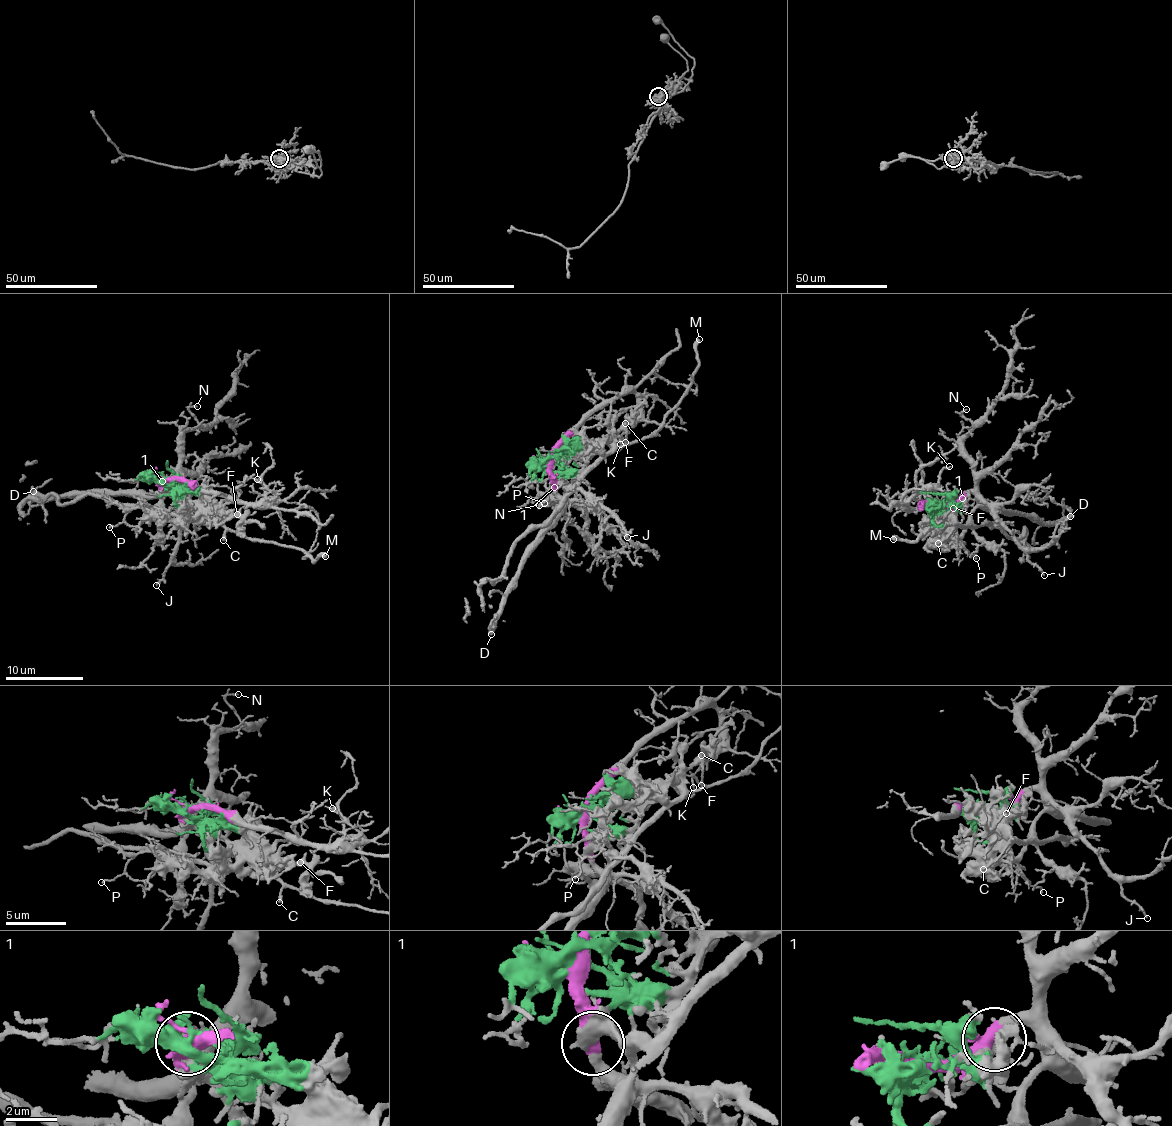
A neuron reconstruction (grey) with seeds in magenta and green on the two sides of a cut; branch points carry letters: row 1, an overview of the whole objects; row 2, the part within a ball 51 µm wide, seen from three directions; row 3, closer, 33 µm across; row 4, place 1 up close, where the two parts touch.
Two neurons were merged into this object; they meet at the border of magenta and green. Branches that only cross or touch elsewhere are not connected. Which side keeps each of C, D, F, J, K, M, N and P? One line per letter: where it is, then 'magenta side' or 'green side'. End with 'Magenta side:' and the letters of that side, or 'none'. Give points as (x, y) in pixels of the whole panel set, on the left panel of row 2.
C: at (223, 540); green side
D: at (33, 491); magenta side
F: at (237, 514); green side
J: at (156, 585); magenta side
K: at (257, 479); magenta side
M: at (325, 556); green side
N: at (197, 406); magenta side
P: at (109, 527); green side
Magenta side: D, J, K, N

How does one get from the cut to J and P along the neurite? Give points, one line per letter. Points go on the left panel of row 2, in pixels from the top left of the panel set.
J: (168, 479), (159, 485), (164, 479), (178, 510), (179, 536), (166, 570), (156, 586)
P: (168, 479), (195, 492), (198, 507), (175, 520), (154, 507), (133, 508), (118, 524), (109, 527)

